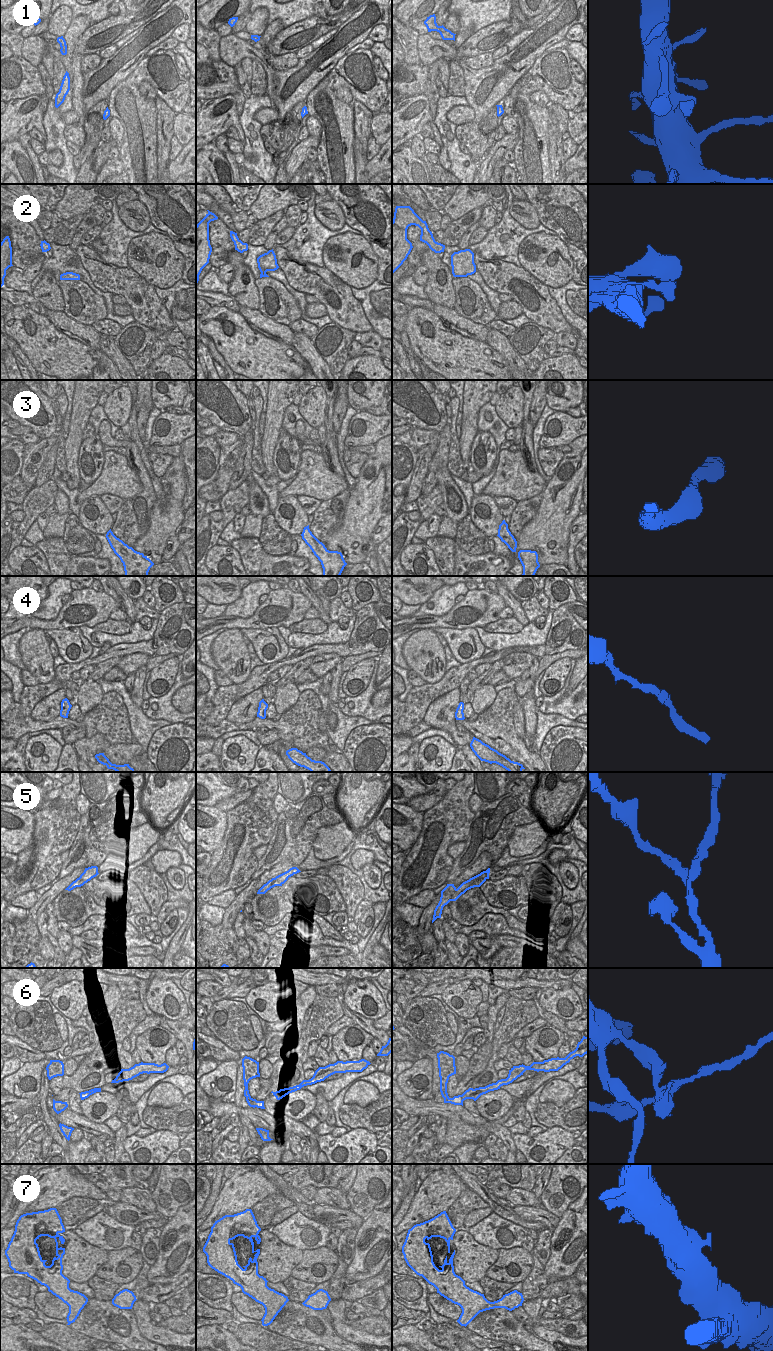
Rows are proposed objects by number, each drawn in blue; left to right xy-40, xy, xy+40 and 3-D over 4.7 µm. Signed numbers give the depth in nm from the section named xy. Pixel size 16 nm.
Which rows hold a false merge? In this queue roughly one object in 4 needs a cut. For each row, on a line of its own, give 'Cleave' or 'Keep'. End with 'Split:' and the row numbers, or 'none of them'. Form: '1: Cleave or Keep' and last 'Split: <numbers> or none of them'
1: Keep
2: Keep
3: Keep
4: Keep
5: Cleave
6: Cleave
7: Keep
Split: 5, 6

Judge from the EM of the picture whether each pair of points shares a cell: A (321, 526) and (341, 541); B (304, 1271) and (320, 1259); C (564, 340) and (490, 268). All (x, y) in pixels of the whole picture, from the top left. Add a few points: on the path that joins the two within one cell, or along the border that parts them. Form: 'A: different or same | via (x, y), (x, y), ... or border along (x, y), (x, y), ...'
A: different | border along (343, 513), (341, 523), (328, 532), (324, 544)
B: same | via (308, 1269), (316, 1262)
C: different | border along (555, 333), (571, 332), (576, 337)

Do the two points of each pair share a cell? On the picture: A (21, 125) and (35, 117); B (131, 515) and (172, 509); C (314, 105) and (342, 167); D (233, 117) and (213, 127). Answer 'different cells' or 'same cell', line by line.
A: same cell
B: different cells
C: same cell
D: same cell

